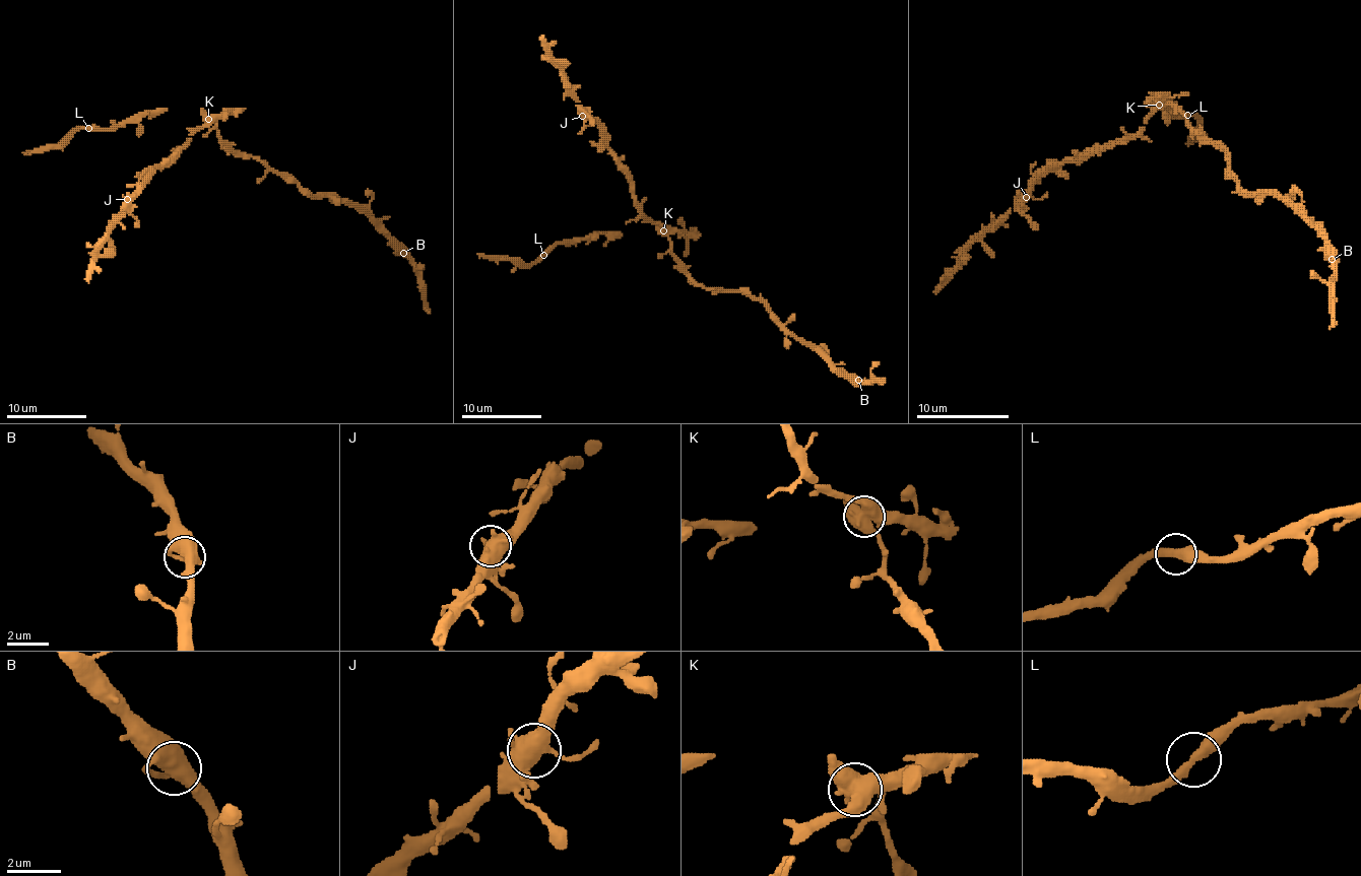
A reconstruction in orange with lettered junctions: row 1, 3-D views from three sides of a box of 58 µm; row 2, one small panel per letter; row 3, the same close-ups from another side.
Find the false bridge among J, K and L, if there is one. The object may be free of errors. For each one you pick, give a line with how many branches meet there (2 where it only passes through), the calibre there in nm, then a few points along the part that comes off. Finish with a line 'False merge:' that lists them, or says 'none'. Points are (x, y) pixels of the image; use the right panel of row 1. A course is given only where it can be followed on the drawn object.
K: 4 branches meet; 600 nm thick; foreign part runs (1158, 105), (1174, 107), (1225, 148), (1228, 172), (1246, 192), (1276, 192), (1317, 231), (1334, 268), (1330, 329)
False merge: K

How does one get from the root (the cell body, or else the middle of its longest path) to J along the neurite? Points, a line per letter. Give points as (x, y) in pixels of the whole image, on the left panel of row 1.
J: (219, 130), (213, 119), (197, 127), (179, 150), (158, 164), (127, 199)

